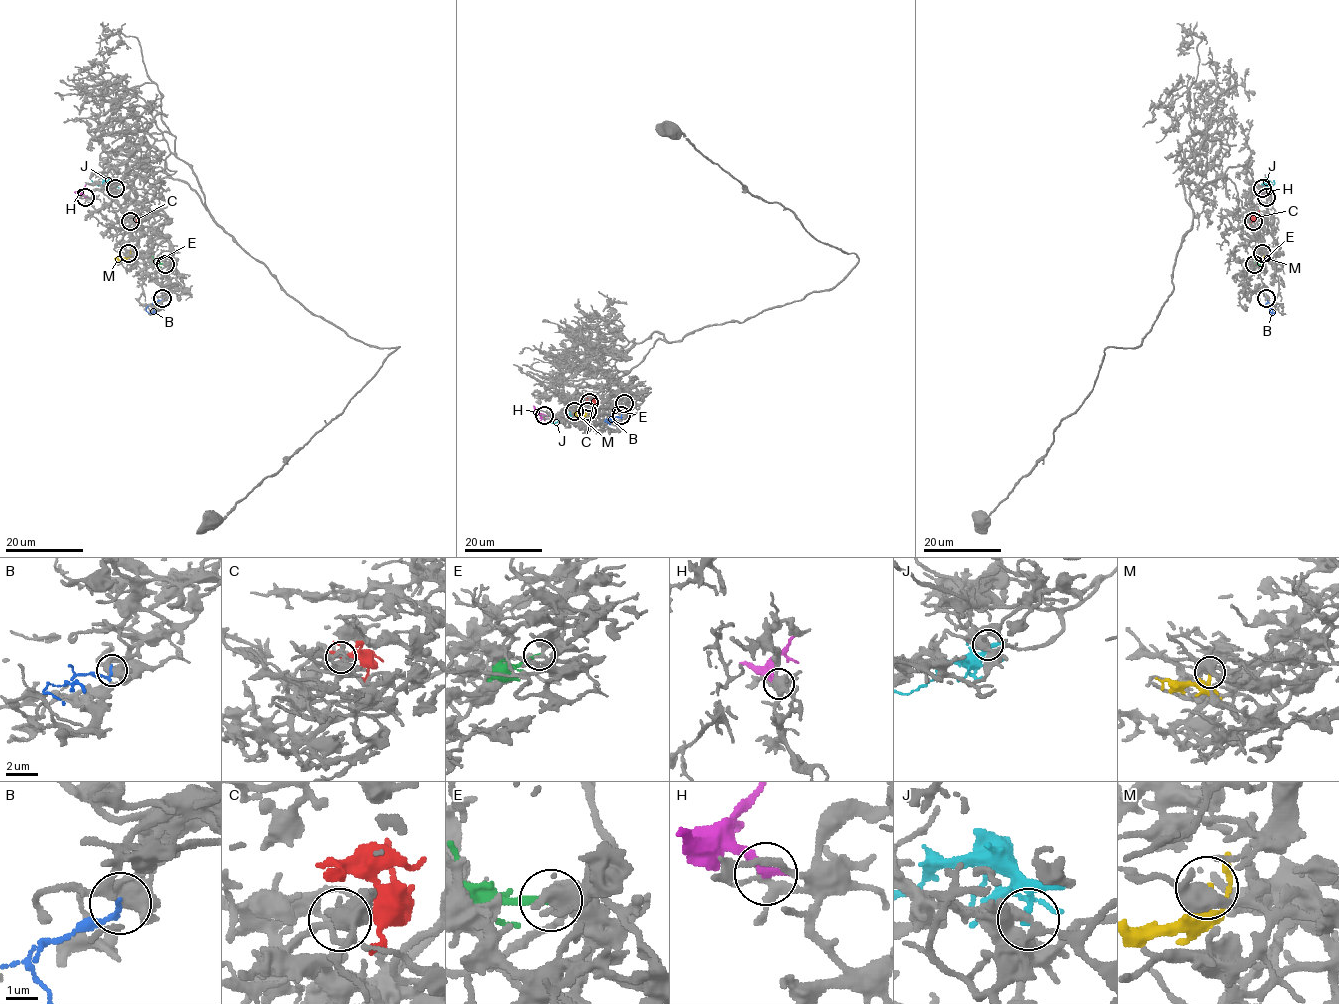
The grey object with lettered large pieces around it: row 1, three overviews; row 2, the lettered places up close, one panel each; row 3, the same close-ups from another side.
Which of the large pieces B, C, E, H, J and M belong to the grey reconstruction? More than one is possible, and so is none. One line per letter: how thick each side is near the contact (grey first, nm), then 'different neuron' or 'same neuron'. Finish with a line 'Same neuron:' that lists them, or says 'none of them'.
B: calibres 480 and 160 nm; different neuron
C: calibres 300 and 220 nm; same neuron
E: calibres 280 and 220 nm; different neuron
H: calibres 260 and 300 nm; different neuron
J: calibres 460 and 160 nm; different neuron
M: calibres 480 and 200 nm; different neuron
Same neuron: C

